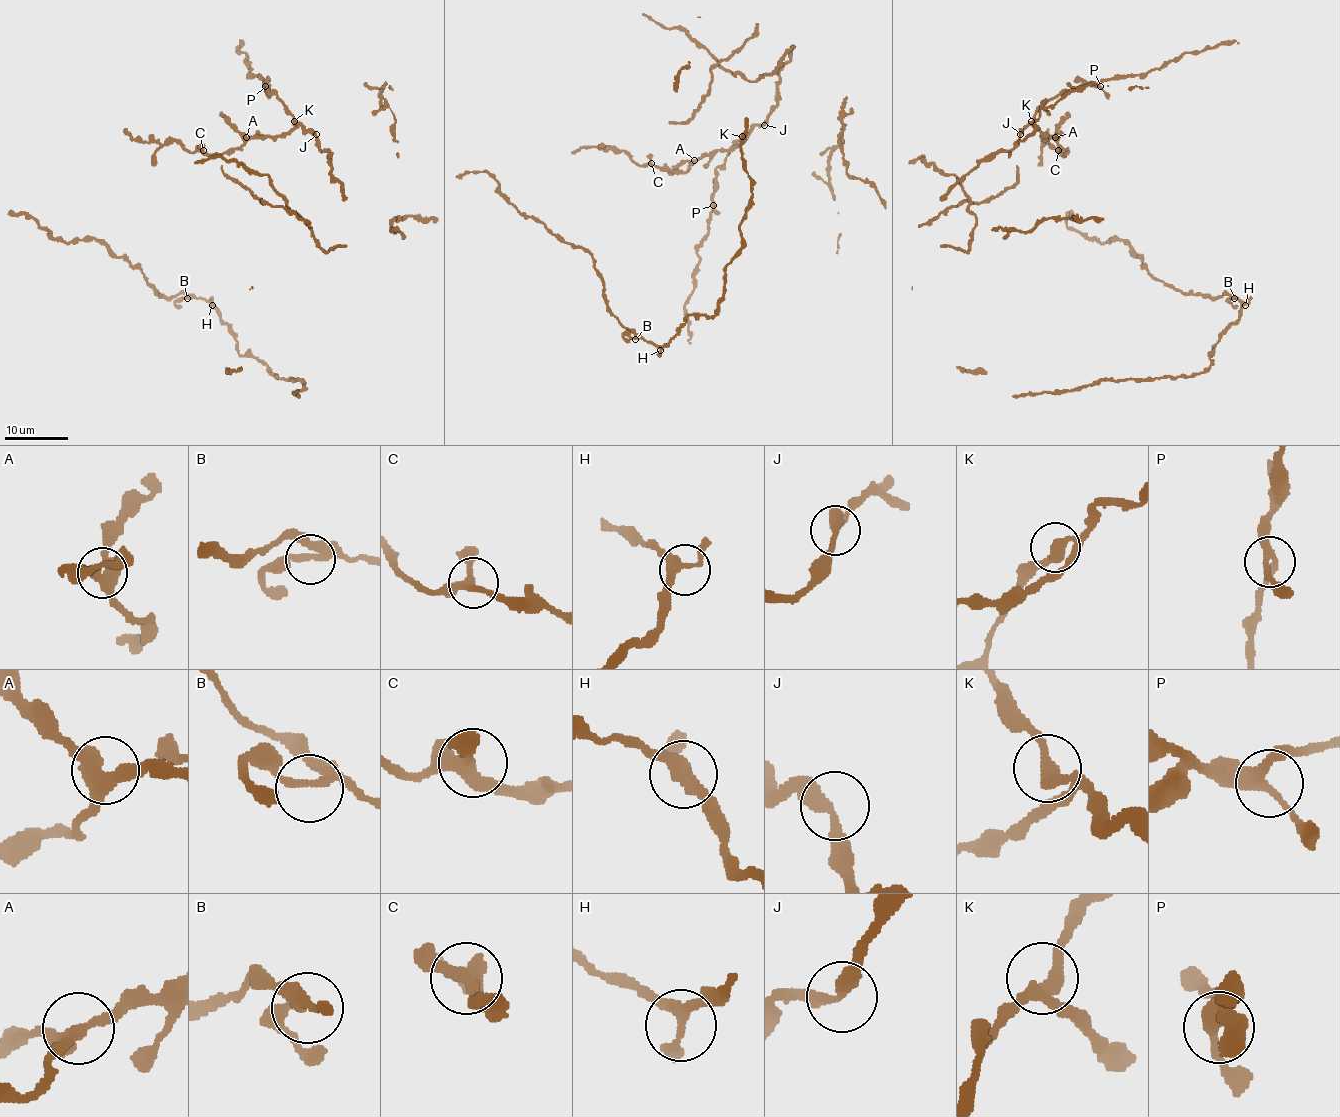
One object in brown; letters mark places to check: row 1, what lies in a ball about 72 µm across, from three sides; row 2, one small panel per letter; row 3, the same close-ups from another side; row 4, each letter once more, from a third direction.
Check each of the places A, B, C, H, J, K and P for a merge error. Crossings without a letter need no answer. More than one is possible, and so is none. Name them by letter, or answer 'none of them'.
none of them

